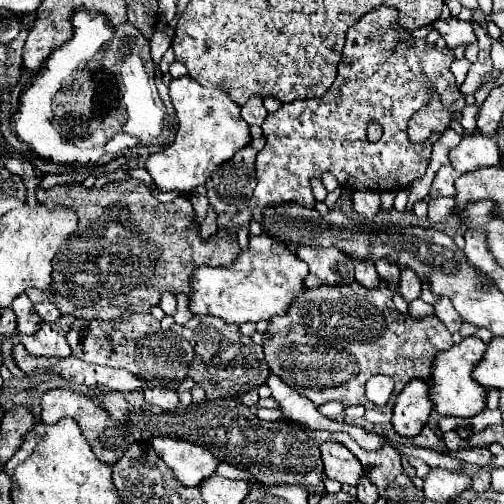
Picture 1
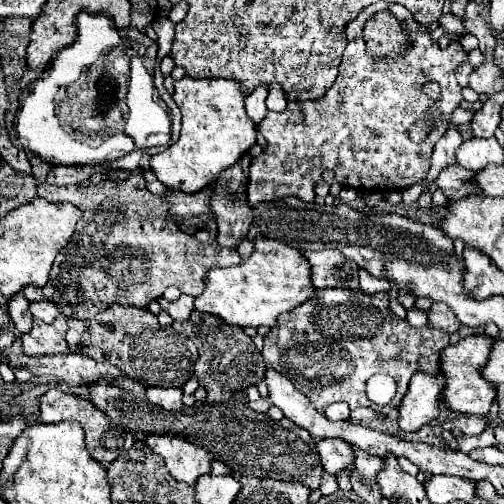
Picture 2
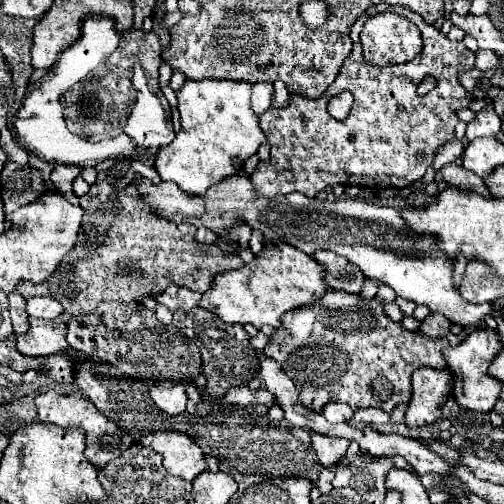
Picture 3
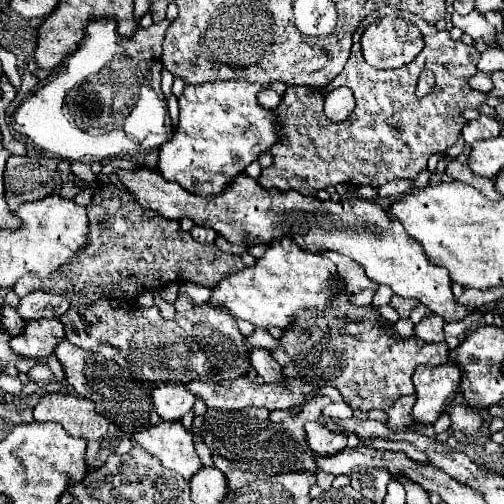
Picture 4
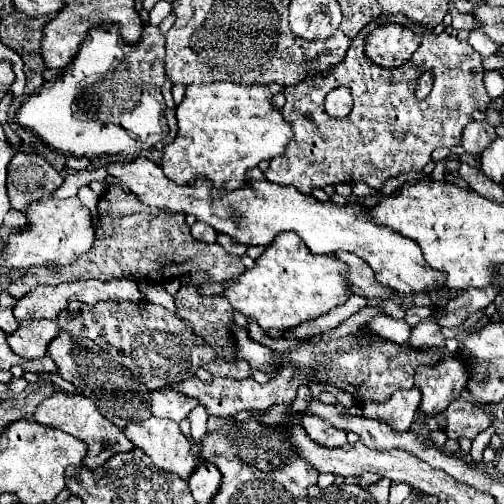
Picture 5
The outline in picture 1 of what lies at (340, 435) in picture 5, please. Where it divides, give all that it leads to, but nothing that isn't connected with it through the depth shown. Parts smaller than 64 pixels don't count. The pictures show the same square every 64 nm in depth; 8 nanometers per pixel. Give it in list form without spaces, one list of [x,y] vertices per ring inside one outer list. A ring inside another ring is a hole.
[[[322,442],[320,444],[322,462],[324,462],[324,474],[332,480],[346,482],[350,486],[356,486],[362,474],[362,464],[352,456],[352,452],[340,444],[340,442]]]

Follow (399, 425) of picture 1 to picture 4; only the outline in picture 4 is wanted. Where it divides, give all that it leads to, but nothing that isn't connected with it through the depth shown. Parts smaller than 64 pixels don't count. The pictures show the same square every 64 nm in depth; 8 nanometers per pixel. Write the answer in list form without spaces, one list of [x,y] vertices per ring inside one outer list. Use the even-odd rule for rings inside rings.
[[[446,362],[436,368],[420,366],[416,368],[412,380],[418,398],[412,408],[412,416],[416,422],[432,424],[444,412],[444,408],[460,396],[462,372],[454,362]]]

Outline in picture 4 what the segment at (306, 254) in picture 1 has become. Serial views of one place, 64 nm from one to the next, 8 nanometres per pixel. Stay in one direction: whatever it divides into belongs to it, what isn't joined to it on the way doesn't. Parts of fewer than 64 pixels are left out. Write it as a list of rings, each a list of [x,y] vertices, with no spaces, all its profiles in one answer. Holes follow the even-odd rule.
[[[326,252],[326,256],[338,266],[338,276],[340,276],[340,282],[344,284],[346,292],[354,294],[354,292],[360,292],[360,290],[378,290],[378,284],[374,280],[370,280],[364,272],[364,268],[356,262],[356,260],[350,260],[348,256],[342,256],[338,252]]]

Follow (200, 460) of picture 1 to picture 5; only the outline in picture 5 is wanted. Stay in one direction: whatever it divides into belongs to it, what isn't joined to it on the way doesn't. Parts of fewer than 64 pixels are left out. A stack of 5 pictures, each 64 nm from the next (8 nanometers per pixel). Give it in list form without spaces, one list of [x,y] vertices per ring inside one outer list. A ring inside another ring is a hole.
[[[146,418],[146,420],[136,420],[136,422],[130,422],[126,428],[124,428],[124,434],[126,438],[136,446],[136,448],[142,448],[150,458],[152,458],[152,464],[164,472],[172,472],[172,474],[178,474],[180,478],[188,480],[188,476],[192,474],[192,470],[196,468],[196,462],[194,462],[194,456],[190,454],[192,446],[188,442],[188,438],[180,432],[180,428],[176,424],[172,424],[170,420],[160,420],[160,418]]]

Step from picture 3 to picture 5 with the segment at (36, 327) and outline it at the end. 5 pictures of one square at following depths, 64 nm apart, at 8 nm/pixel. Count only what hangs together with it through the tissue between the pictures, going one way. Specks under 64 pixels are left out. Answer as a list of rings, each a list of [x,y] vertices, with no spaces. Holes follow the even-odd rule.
[[[24,320],[16,332],[8,334],[8,344],[22,358],[42,358],[56,332],[58,324],[54,320]]]

